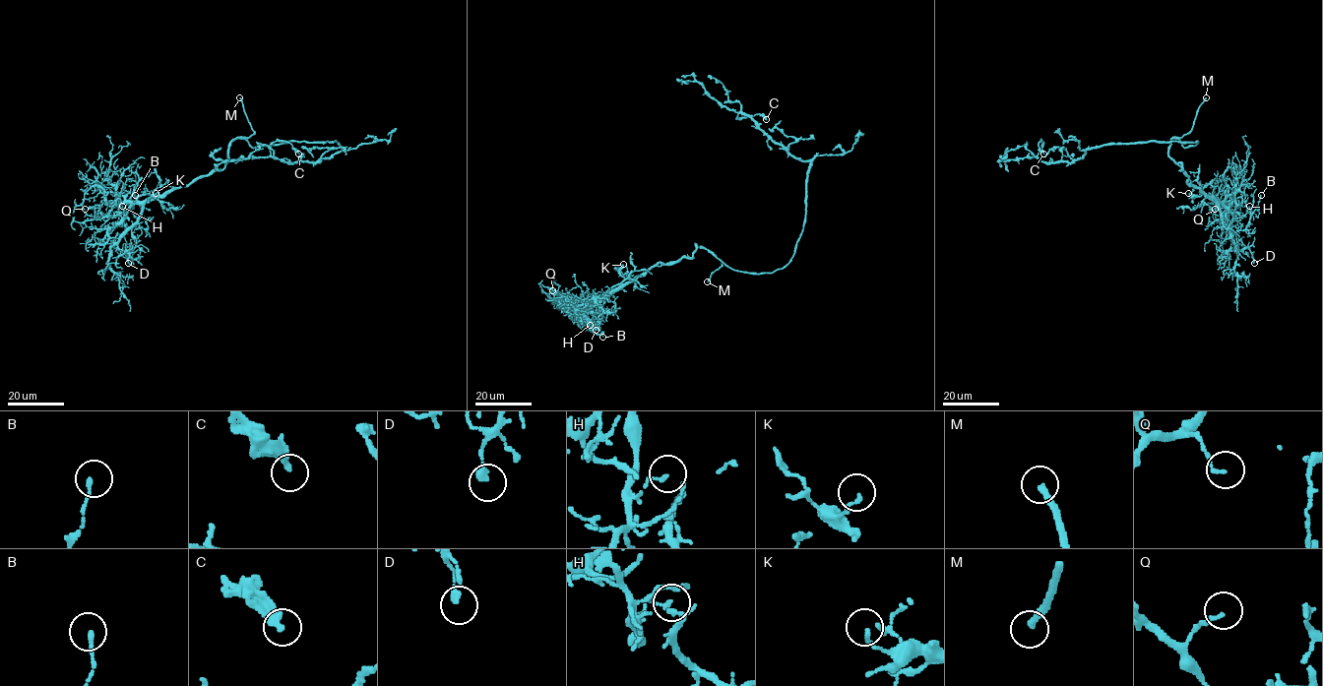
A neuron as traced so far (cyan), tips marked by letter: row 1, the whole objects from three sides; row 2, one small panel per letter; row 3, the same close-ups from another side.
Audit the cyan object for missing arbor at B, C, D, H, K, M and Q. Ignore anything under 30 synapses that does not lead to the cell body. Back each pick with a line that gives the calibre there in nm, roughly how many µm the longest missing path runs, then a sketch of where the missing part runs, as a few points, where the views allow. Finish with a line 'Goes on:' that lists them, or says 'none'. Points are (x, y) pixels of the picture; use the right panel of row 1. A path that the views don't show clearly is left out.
M: 240 nm | 70 µm
Goes on: M

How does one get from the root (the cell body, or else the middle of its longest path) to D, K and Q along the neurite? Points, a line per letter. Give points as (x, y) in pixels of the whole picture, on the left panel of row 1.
D: (282, 144), (252, 148), (235, 138), (221, 169), (151, 198), (132, 229), (135, 246), (130, 247), (128, 263)
K: (282, 144), (252, 148), (244, 139), (235, 138), (221, 169), (199, 175), (162, 196), (153, 196), (156, 193)
Q: (282, 144), (252, 148), (235, 138), (221, 169), (162, 196), (117, 205), (93, 186), (85, 209)

